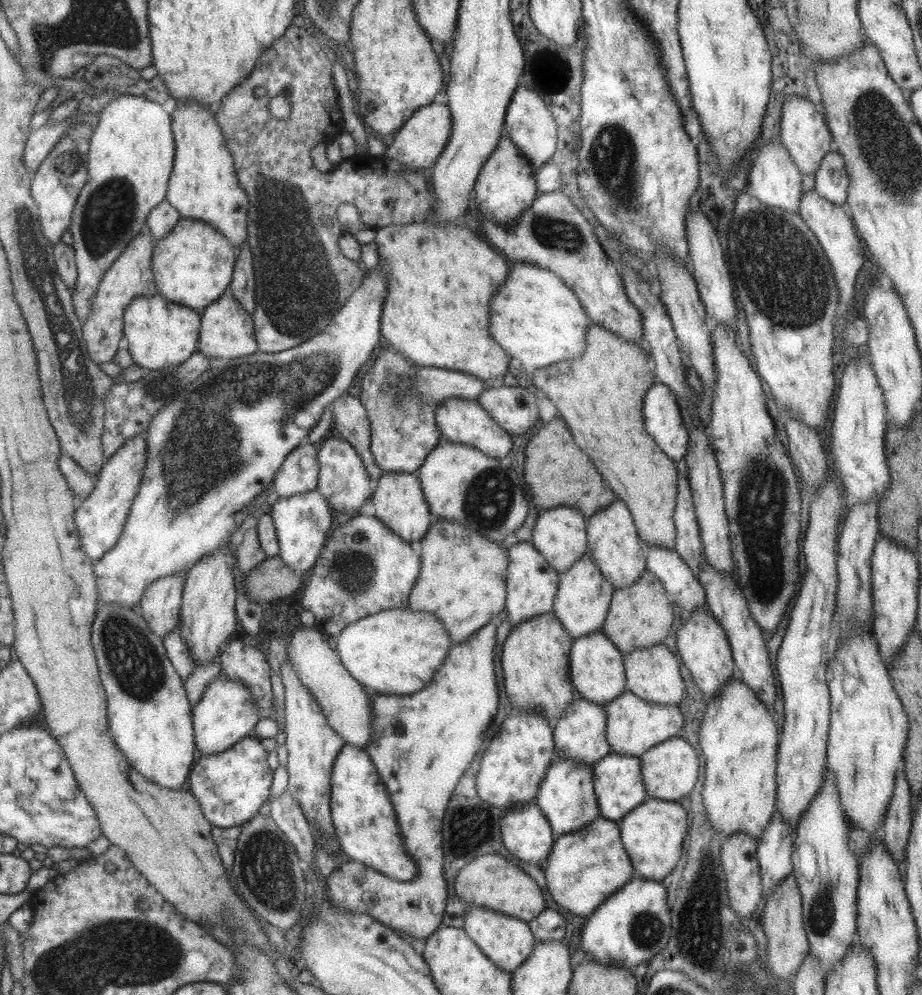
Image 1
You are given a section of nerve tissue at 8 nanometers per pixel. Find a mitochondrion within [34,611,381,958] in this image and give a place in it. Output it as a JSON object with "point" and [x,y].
{"point":[265,868]}

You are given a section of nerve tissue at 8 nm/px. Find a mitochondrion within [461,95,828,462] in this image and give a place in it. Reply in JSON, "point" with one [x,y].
{"point":[612,156]}

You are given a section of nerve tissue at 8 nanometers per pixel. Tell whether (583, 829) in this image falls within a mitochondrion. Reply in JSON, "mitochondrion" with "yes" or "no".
{"mitochondrion":"no"}

